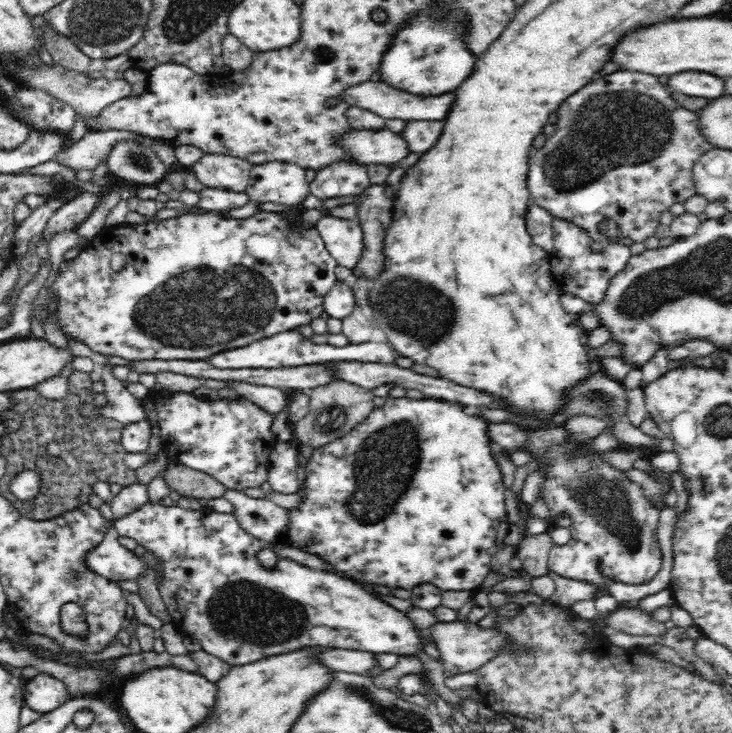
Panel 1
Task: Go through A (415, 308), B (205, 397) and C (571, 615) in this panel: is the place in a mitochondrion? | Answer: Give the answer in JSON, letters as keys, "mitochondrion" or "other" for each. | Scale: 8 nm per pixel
{"A":"mitochondrion","B":"other","C":"other"}

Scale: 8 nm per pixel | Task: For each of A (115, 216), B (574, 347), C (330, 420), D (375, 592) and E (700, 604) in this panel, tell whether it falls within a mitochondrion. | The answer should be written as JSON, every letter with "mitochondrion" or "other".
{"A":"other","B":"other","C":"mitochondrion","D":"other","E":"other"}

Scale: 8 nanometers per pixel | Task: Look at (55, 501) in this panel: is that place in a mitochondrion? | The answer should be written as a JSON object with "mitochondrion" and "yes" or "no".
{"mitochondrion":"yes"}

